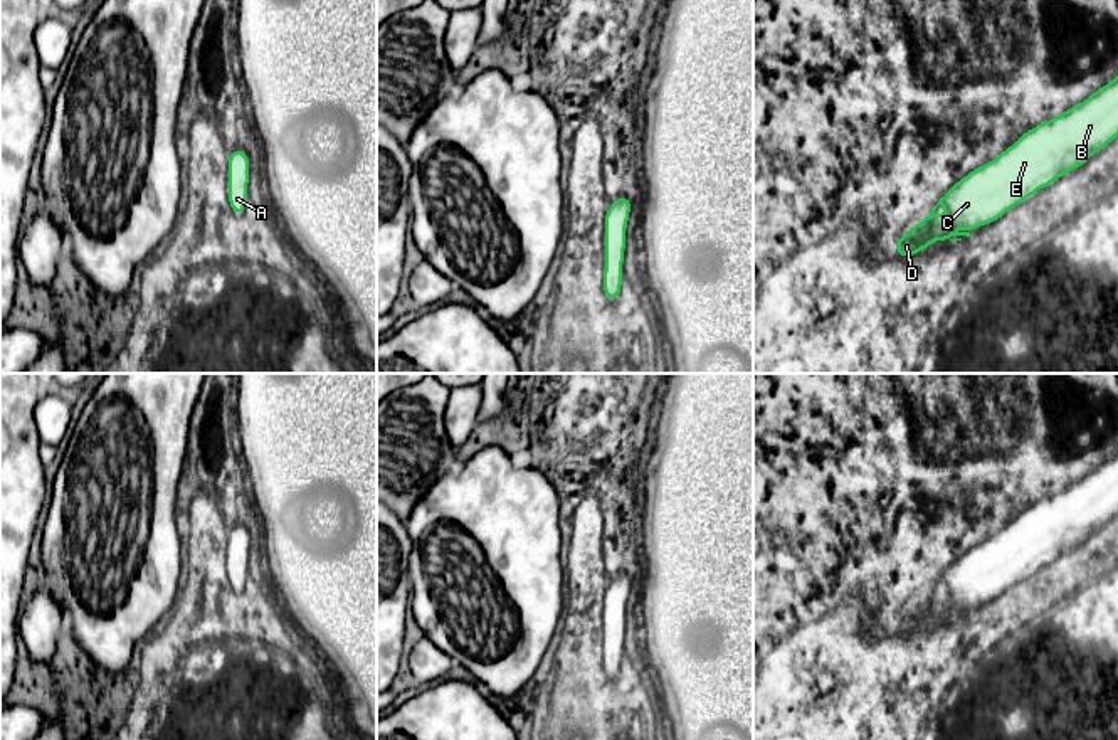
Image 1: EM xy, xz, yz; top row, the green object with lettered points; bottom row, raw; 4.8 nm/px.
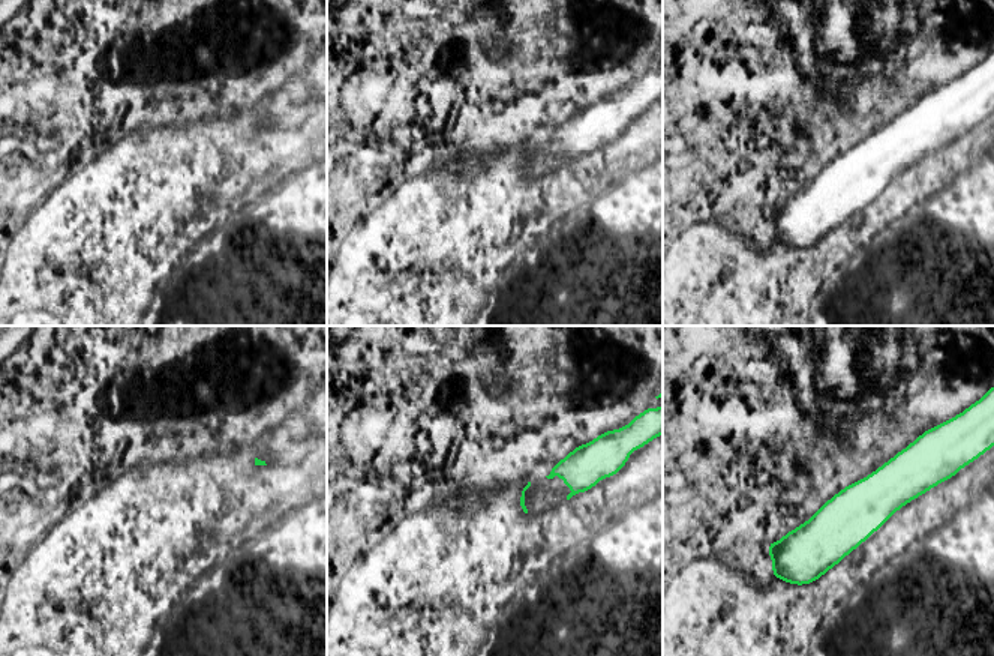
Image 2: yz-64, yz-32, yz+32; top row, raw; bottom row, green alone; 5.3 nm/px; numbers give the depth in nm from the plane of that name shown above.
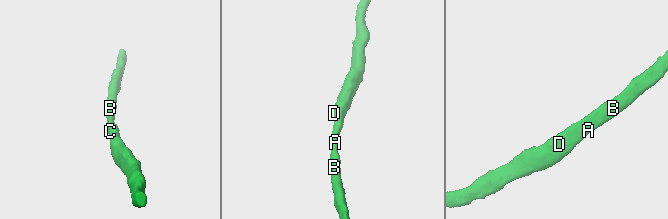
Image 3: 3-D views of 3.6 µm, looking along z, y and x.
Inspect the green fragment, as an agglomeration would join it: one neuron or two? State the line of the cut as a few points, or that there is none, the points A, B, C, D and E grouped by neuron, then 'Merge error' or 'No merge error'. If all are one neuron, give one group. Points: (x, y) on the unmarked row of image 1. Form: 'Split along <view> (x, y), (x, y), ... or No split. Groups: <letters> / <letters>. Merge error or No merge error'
No split. Groups: A B C D E. No merge error

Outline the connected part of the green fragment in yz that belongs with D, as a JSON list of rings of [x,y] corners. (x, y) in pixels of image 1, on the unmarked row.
[[[1118,452],[1094,468],[1088,476],[1074,481],[1063,491],[1047,496],[1004,526],[994,538],[984,540],[958,557],[923,594],[920,600],[908,605],[904,614],[894,616],[898,632],[908,636],[923,627],[935,626],[933,617],[962,617],[978,602],[999,597],[1007,587],[1032,574],[1037,567],[1051,562],[1056,555],[1086,540],[1089,533],[1103,526],[1118,513]]]

